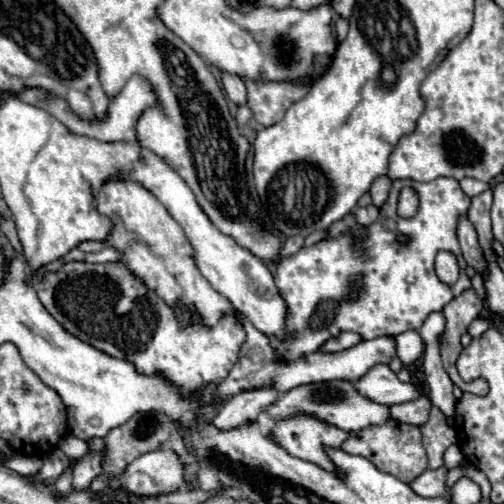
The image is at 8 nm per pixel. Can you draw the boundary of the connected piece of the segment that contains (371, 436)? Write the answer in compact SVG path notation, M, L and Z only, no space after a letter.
M388 420L388 424L364 428L360 432L350 432L350 438L342 444L342 450L370 460L380 472L396 476L398 480L406 484L410 484L414 478L418 478L428 468L428 458L422 446L420 428L410 426L410 424L400 424L396 420Z

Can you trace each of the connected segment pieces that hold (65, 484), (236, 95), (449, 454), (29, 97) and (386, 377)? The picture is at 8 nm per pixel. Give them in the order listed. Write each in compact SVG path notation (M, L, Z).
M68 470L68 472L64 472L56 482L54 482L54 486L52 486L52 490L58 494L58 496L68 496L70 492L72 492L72 470Z
M222 74L222 86L224 86L226 96L228 96L232 102L236 102L238 106L244 106L244 104L246 104L246 86L244 86L242 78Z
M454 444L454 446L450 446L448 450L446 450L446 454L444 454L444 464L448 466L448 468L456 468L456 466L460 466L460 462L464 460L464 456L462 456L462 452L460 452L460 448Z
M132 76L132 80L128 80L128 84L122 88L120 96L110 100L108 118L102 120L102 122L80 120L76 114L70 112L70 108L64 100L44 100L44 92L36 92L36 88L26 88L24 92L20 92L16 96L20 100L28 102L28 104L34 104L34 106L40 106L40 108L52 112L52 116L56 116L64 126L68 126L70 132L84 134L88 138L96 138L96 140L102 140L102 142L116 142L116 140L130 142L130 140L136 140L136 120L140 118L140 112L144 112L144 108L148 104L156 104L156 96L152 96L152 88L148 88L148 80L140 80L140 76Z
M378 364L354 384L362 396L390 406L412 402L422 396L420 386L416 382L400 382L398 376L386 364Z

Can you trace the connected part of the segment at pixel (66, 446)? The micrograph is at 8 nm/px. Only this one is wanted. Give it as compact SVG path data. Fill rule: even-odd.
M69 435L59 442L58 448L70 458L79 459L87 453L88 444L86 441Z

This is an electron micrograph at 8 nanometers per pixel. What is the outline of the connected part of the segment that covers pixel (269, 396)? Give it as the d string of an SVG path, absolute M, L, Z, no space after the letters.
M240 392L240 396L234 396L226 406L218 408L212 424L222 432L252 424L270 404L276 402L276 398L278 392Z

